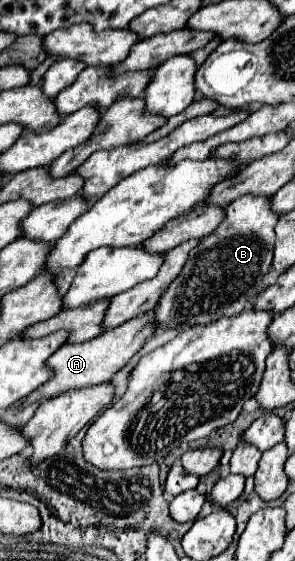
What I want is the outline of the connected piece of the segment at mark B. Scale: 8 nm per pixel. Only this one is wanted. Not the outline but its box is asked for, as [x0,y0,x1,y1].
[154,194,278,330]

